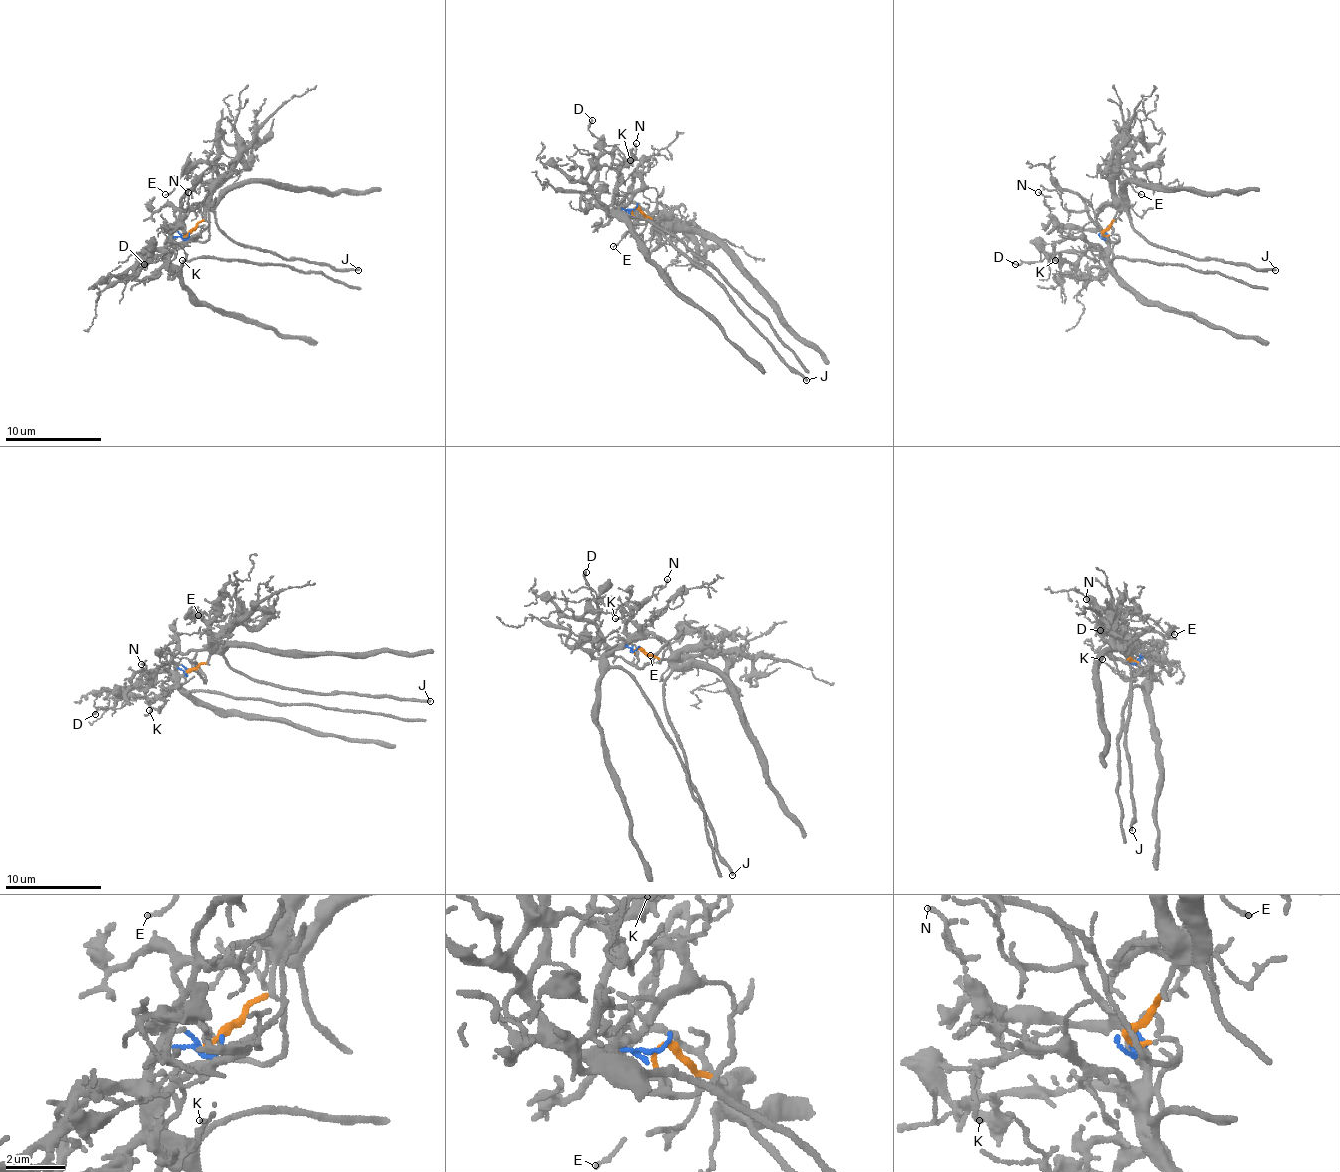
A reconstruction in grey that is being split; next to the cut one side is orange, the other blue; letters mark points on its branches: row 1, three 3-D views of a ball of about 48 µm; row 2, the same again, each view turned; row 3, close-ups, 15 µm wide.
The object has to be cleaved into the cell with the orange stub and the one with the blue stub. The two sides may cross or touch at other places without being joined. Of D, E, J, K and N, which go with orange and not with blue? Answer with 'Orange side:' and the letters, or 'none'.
Orange side: E, J

